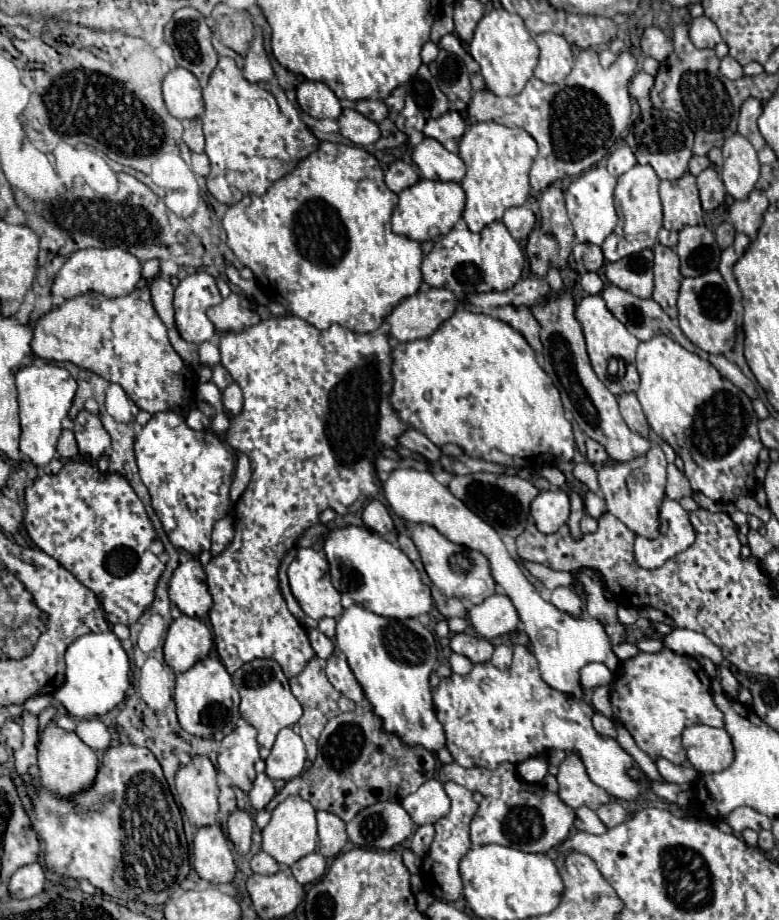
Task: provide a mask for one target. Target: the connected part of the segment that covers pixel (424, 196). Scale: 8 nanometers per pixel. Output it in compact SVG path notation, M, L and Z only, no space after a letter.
M419 179L415 185L399 193L399 205L393 213L391 227L393 233L415 239L419 243L433 241L451 231L451 227L461 219L463 209L465 209L465 193L459 183Z

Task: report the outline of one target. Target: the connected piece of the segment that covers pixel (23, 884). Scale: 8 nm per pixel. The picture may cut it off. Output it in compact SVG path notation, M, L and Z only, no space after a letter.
M31 863L17 869L9 881L9 895L13 899L27 899L41 893L45 887L45 869L41 863Z

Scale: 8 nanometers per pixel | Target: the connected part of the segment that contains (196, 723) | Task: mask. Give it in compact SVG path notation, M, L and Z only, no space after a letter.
M207 657L203 661L197 661L189 671L177 675L175 683L175 709L179 725L197 737L203 739L215 739L219 741L227 733L233 731L239 713L237 713L237 689L231 681L231 675L223 667L223 663L217 657Z

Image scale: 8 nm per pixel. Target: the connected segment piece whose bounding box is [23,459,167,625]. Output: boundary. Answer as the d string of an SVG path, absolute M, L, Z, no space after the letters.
M67 461L57 475L39 473L33 485L25 487L25 531L31 541L57 559L69 573L73 573L89 591L93 591L105 611L105 617L111 625L123 623L133 625L155 599L155 585L159 575L145 575L139 567L141 555L149 549L161 563L167 563L167 553L159 541L151 519L145 513L143 503L131 489L129 481L119 473L101 473L97 465L87 461Z

